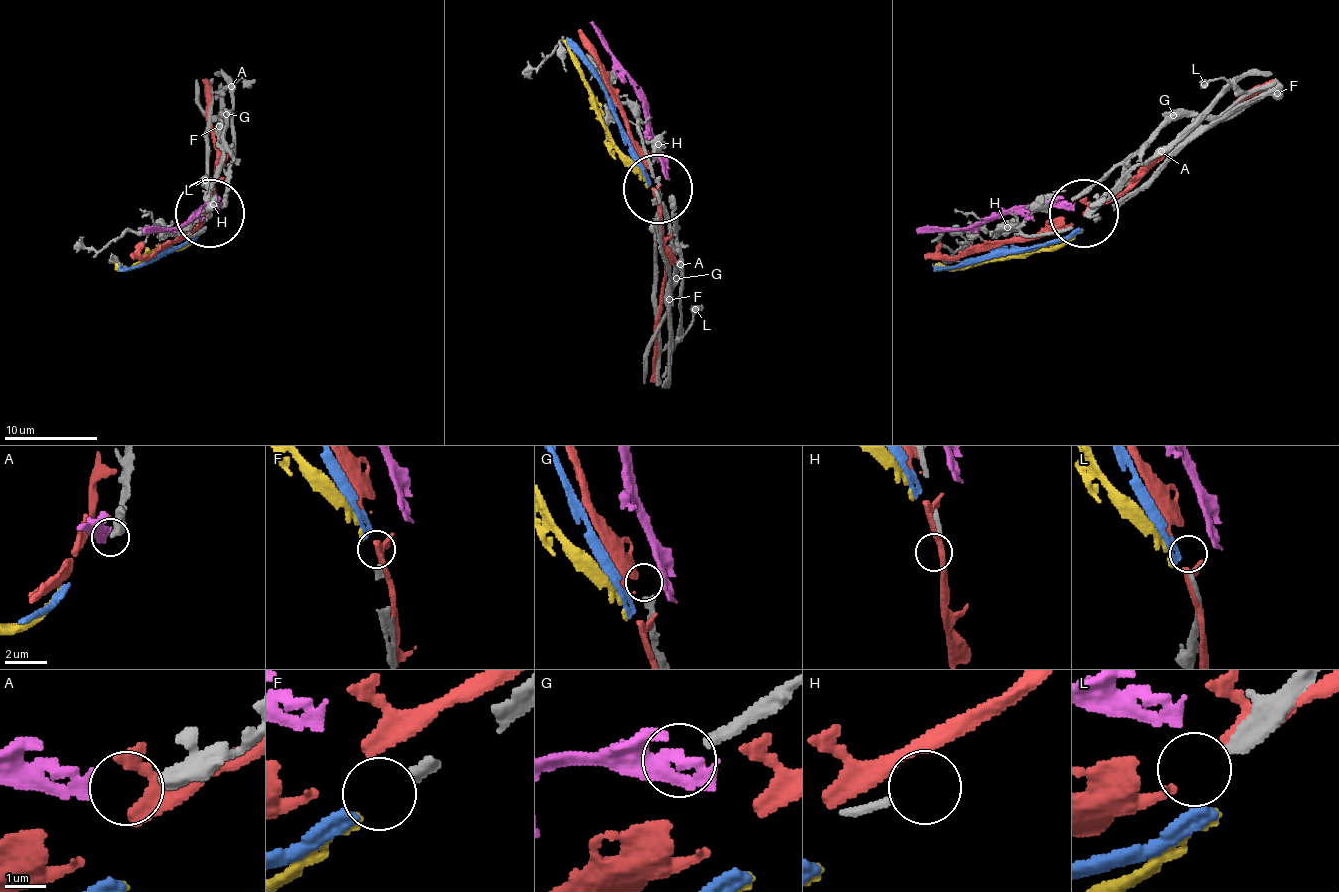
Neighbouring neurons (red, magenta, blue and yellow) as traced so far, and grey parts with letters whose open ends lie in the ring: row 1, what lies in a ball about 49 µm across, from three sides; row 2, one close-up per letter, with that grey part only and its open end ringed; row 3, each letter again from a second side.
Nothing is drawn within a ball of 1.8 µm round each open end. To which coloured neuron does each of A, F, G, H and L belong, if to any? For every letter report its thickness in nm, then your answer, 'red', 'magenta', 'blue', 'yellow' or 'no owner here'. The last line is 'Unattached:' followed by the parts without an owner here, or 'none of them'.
A: calibre 440 nm; magenta
F: calibre 260 nm; blue
G: calibre 280 nm; no owner here
H: calibre 200 nm; no owner here
L: calibre 320 nm; no owner here
Unattached: G, H, L

